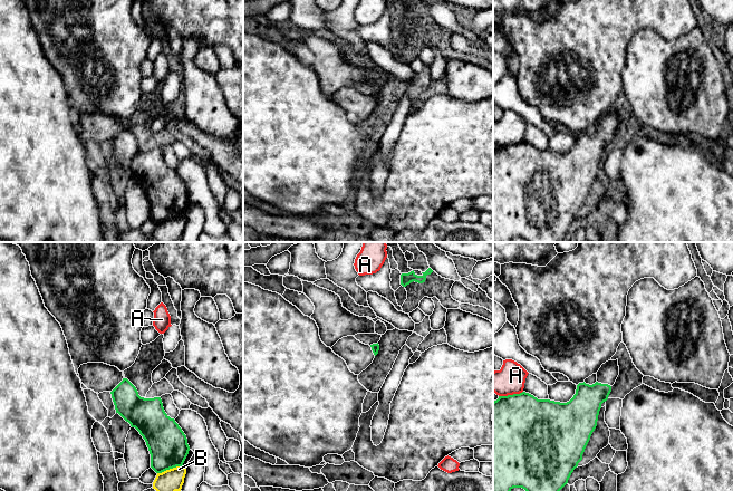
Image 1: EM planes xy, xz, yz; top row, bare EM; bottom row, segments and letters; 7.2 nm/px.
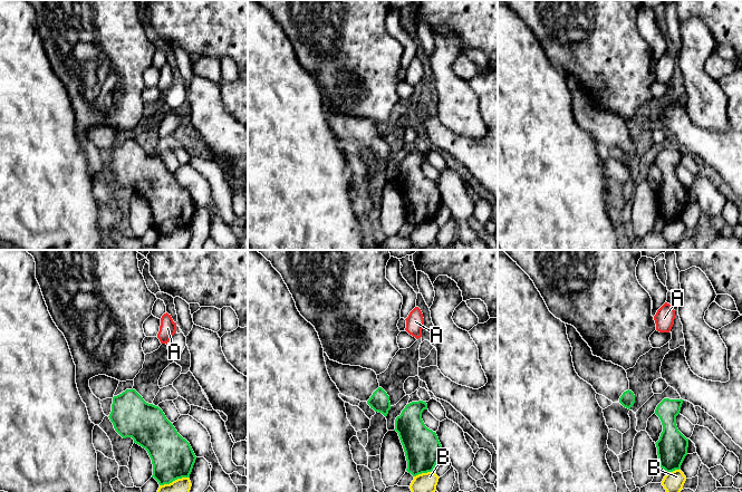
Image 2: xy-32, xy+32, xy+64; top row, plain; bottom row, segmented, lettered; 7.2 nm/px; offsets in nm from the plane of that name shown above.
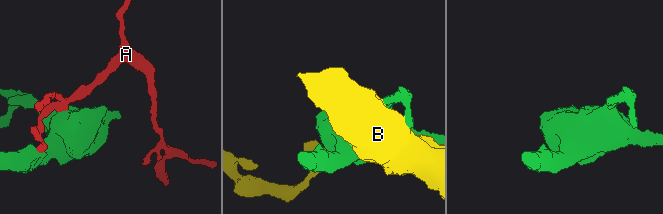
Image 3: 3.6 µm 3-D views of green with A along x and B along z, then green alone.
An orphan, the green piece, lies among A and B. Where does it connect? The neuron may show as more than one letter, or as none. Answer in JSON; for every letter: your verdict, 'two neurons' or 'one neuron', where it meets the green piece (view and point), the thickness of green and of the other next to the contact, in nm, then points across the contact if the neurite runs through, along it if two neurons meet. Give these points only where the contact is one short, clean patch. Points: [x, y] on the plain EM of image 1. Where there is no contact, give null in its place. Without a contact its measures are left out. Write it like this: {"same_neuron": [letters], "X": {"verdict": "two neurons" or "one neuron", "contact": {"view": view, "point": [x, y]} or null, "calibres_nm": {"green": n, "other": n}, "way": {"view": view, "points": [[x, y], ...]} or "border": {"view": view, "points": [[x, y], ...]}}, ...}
{"same_neuron": [], "A": {"verdict": "two neurons", "contact": {"view": "yz", "point": [510, 145]}, "calibres_nm": {"green": 500, "other": 220}}, "B": {"verdict": "two neurons", "contact": {"view": "xy", "point": [170, 218]}, "calibres_nm": {"green": 280, "other": 170}}}

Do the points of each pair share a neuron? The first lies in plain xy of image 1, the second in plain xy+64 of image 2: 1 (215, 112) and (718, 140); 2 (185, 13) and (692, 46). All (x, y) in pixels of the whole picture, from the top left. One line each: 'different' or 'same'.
1: different
2: different

